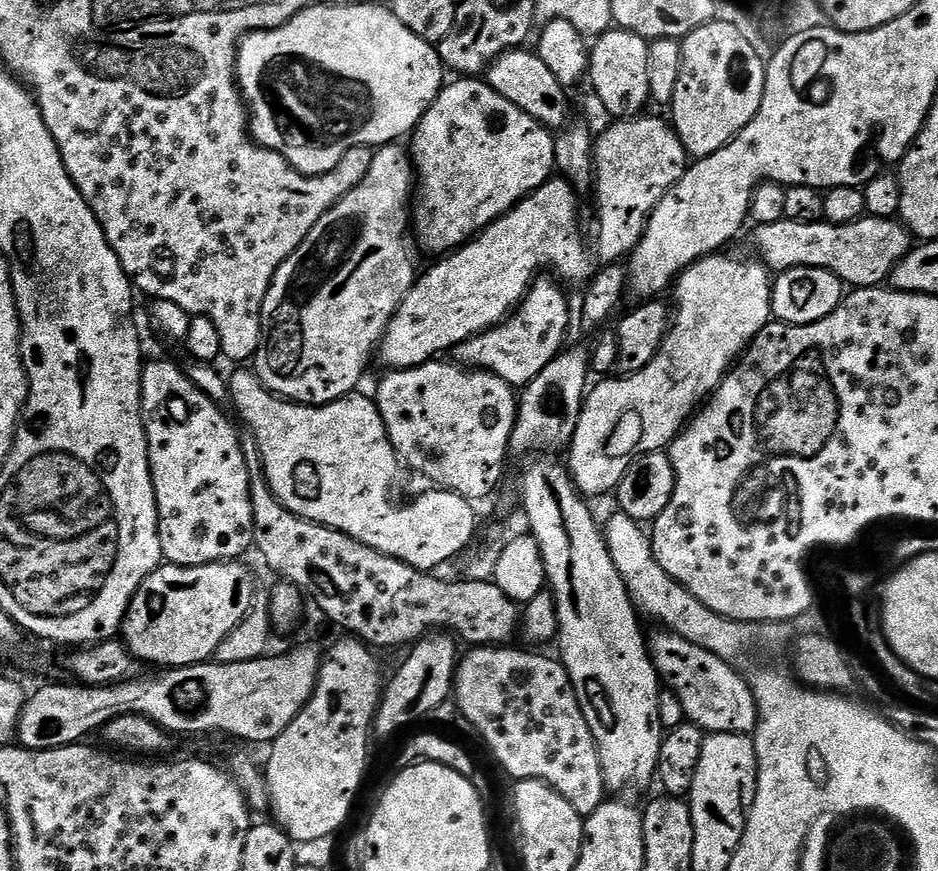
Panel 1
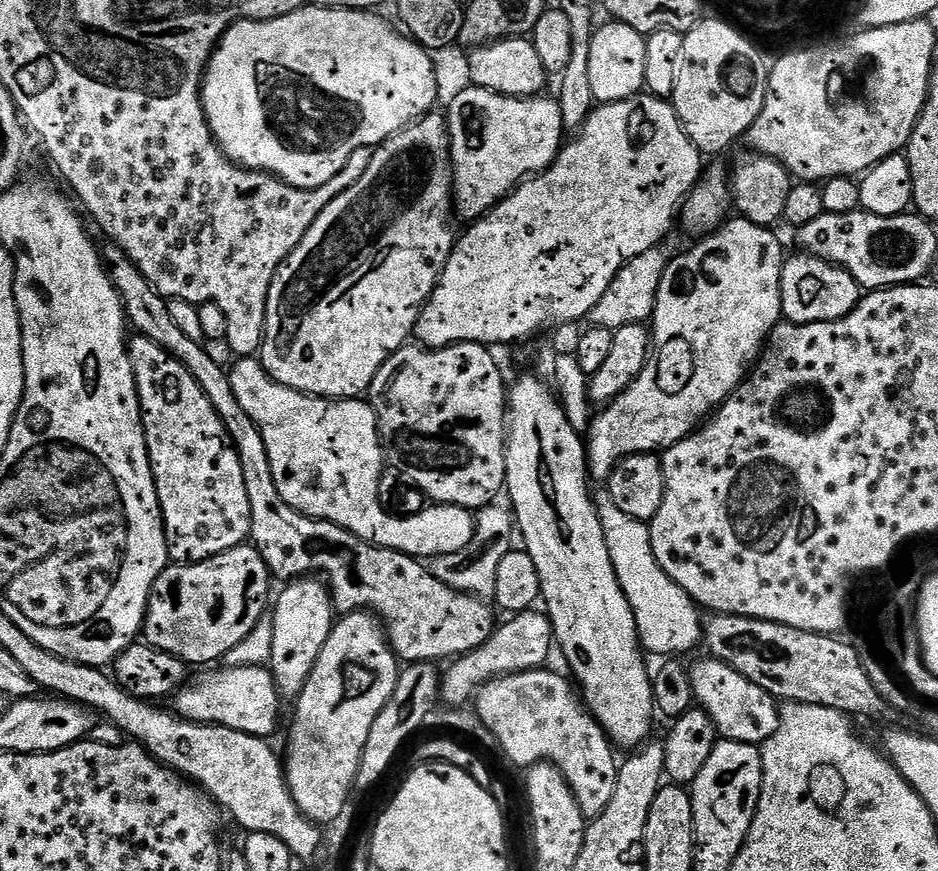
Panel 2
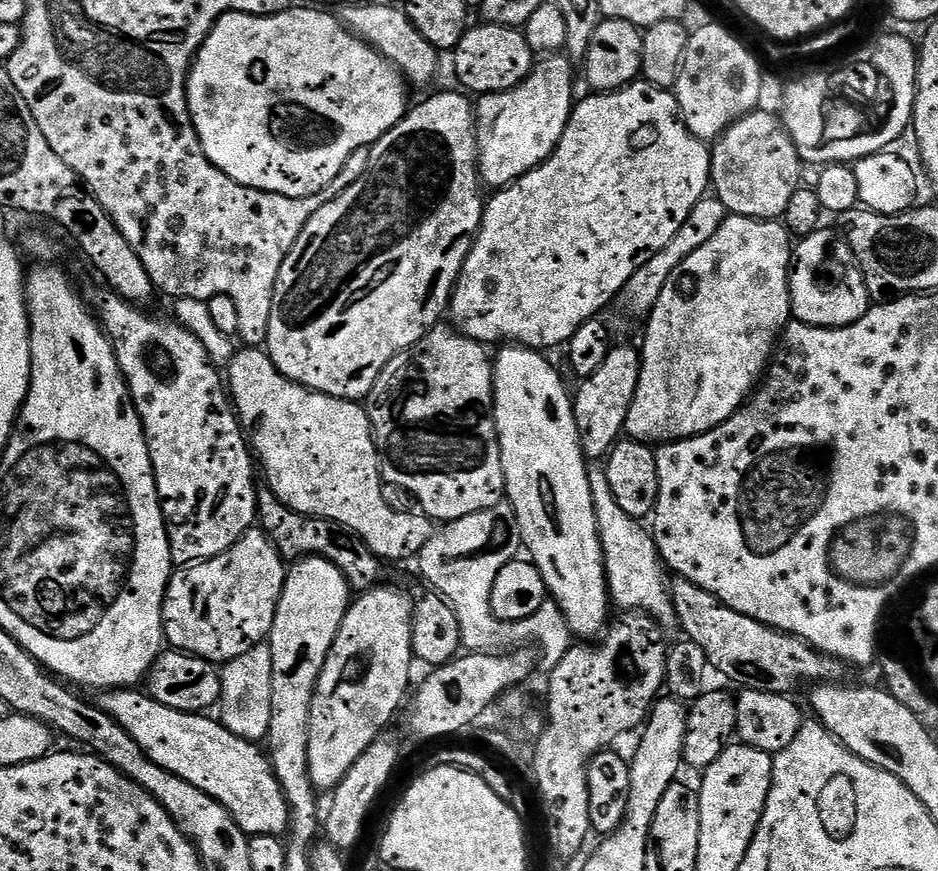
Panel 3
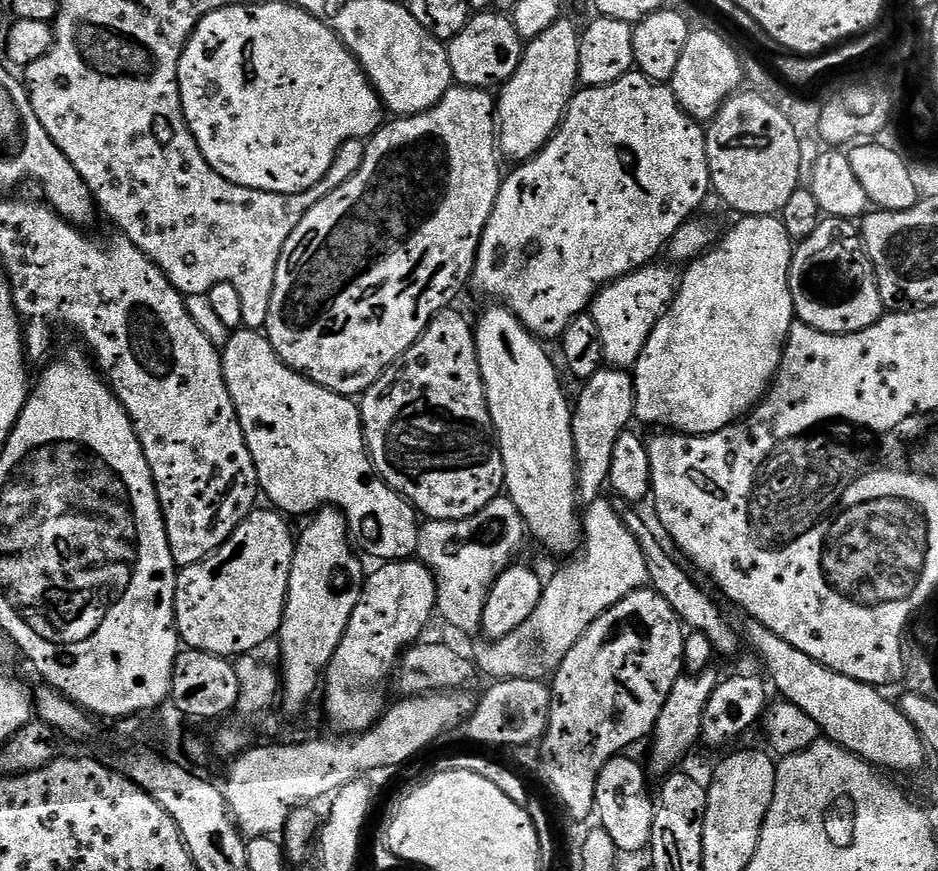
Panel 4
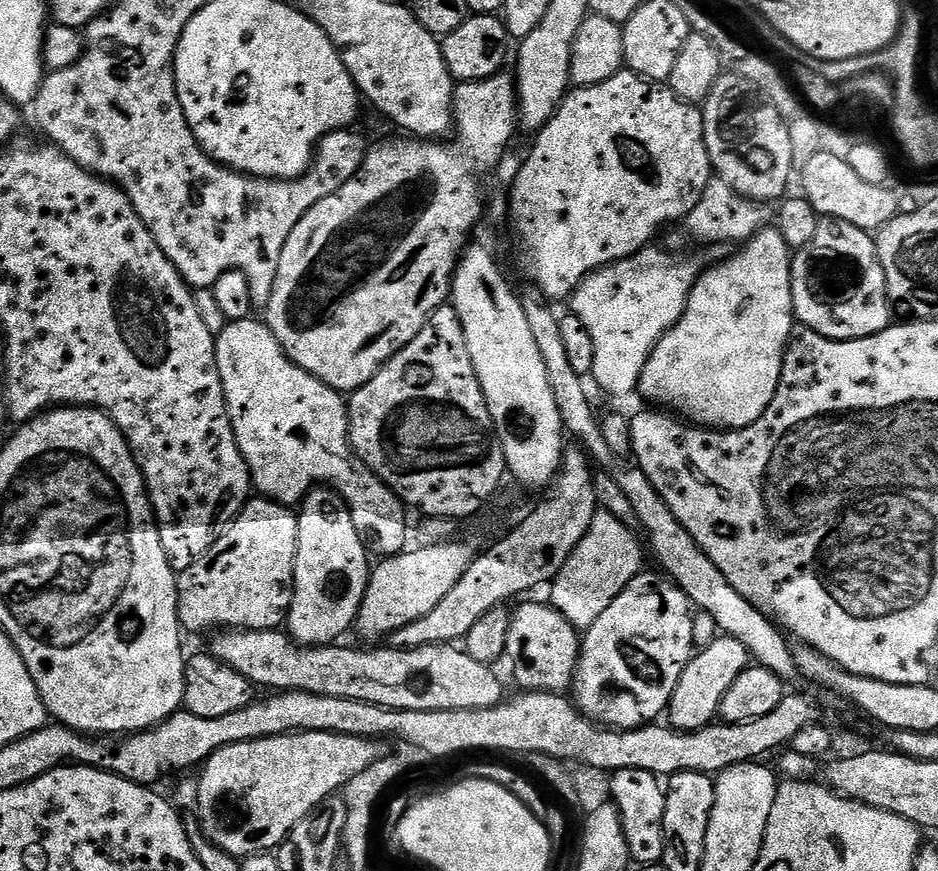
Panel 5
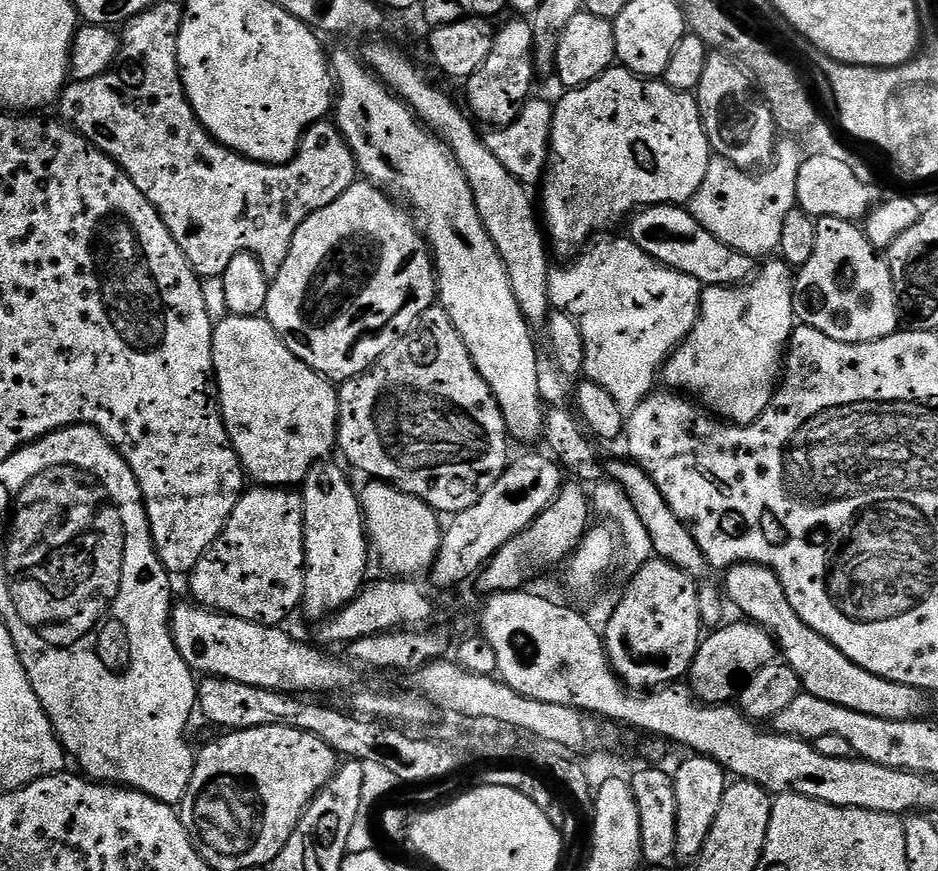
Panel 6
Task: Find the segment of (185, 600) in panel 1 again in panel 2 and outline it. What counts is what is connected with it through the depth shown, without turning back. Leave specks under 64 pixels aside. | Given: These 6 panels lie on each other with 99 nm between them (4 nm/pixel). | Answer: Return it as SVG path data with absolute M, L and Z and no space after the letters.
M248 542L238 545L237 548L226 550L222 554L215 556L212 560L199 560L196 564L172 564L165 568L162 575L157 578L156 585L152 588L152 597L148 600L148 613L144 615L144 626L142 629L143 639L150 647L157 648L162 652L169 652L171 656L178 657L189 666L195 666L195 664L208 664L204 666L215 665L212 663L214 663L215 660L216 662L223 661L227 652L234 650L239 643L246 639L250 632L255 629L259 619L269 611L270 598L268 602L268 580L270 581L270 573L266 562L262 558L262 554L255 546Z

